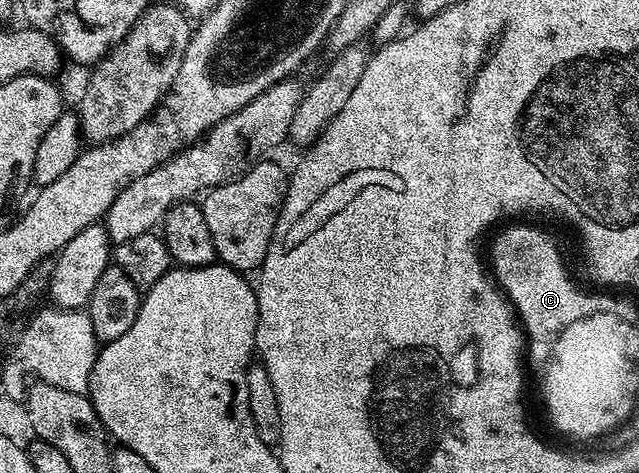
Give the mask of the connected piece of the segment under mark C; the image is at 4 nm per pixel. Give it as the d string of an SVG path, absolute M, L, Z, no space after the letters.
M523 220L516 222L519 223L505 227L491 242L493 278L525 331L525 350L530 365L532 362L536 368L542 368L547 365L553 344L569 324L577 324L577 320L585 320L585 316L602 310L618 311L620 306L617 299L607 295L610 293L594 294L591 290L582 290L571 279L567 262L559 251L559 242L549 231L539 226L526 226Z

